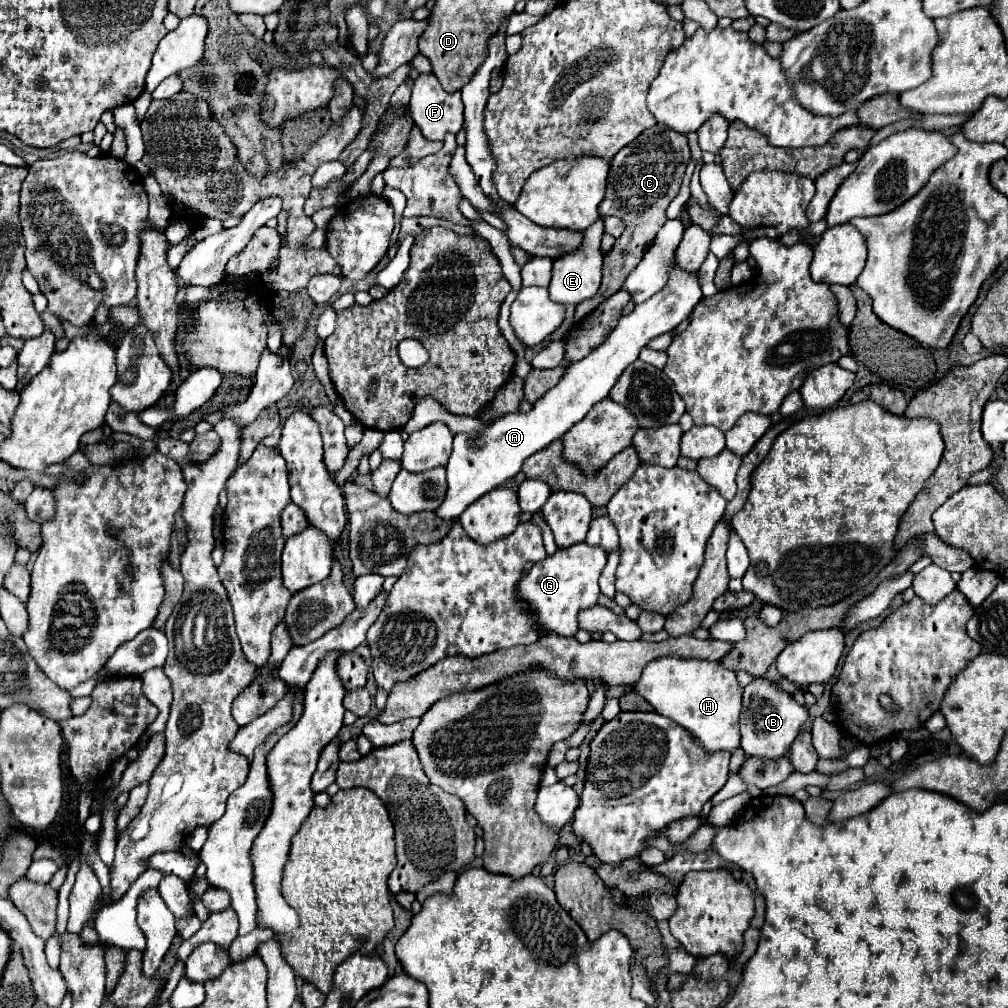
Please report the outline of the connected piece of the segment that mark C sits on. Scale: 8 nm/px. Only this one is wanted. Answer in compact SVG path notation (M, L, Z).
M666 126L644 130L634 142L624 146L612 158L612 166L608 174L608 190L606 190L606 198L600 204L600 214L618 216L628 224L628 228L616 240L614 250L604 258L602 286L598 294L588 302L582 302L580 306L576 306L576 322L578 318L584 318L586 314L590 314L590 310L594 310L604 298L618 292L624 280L628 278L628 274L636 268L636 264L640 262L640 254L636 254L636 250L644 250L656 238L656 232L660 230L660 226L666 222L664 210L680 190L688 158L690 158L690 150L688 150L686 136L676 134L676 130Z

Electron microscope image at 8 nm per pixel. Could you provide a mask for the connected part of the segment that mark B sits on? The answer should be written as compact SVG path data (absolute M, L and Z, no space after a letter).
M752 678L742 694L742 712L740 712L740 734L742 750L750 756L778 758L788 754L790 744L800 732L800 726L808 720L808 710L800 706L790 692L778 688L776 682L768 678Z

